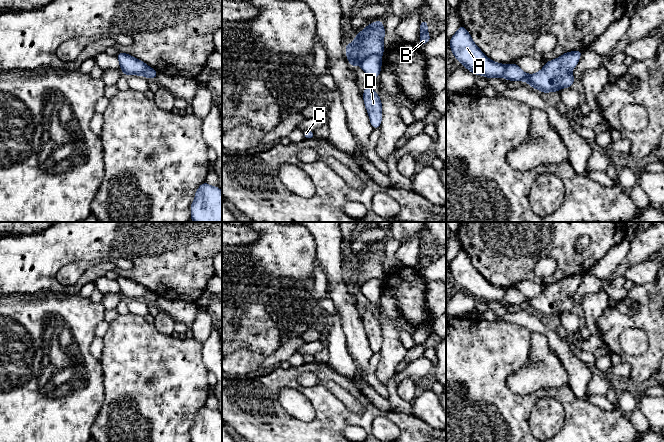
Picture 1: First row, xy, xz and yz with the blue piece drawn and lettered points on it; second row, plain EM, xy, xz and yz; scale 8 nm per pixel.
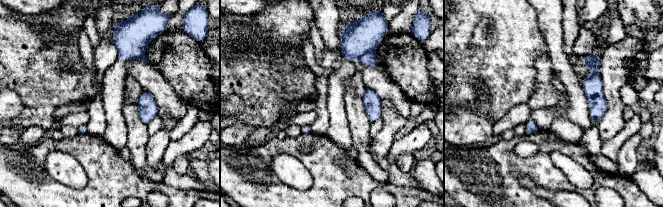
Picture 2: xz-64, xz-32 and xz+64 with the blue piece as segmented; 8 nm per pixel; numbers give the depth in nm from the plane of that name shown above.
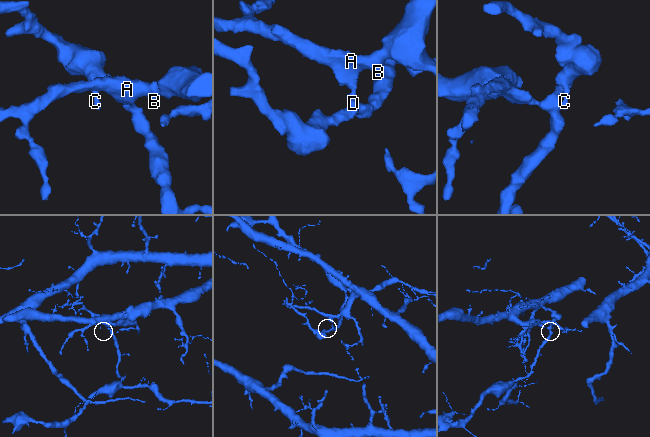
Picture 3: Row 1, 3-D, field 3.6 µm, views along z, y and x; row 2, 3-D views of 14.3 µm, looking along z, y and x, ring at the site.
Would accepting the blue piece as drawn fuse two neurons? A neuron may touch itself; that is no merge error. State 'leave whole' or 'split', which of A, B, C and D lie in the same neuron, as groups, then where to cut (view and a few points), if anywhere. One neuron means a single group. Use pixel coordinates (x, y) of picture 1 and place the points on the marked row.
split; A B / C D; cut in xz along (381, 54), (372, 54), (358, 64)

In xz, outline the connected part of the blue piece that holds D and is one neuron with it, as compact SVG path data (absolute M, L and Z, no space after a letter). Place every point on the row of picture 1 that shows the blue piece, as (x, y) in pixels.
M365 87L363 101L373 129L380 127L382 123L382 101L374 89Z

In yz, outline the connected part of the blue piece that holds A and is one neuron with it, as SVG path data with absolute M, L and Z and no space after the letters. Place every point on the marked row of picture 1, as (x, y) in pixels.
M460 26L449 40L450 49L455 57L467 70L485 78L503 78L506 64L492 61L474 43L470 33Z

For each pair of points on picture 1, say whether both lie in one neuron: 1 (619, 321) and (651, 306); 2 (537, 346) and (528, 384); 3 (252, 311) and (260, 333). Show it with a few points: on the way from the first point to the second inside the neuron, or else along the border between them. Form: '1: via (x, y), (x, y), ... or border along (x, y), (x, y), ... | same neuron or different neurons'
1: via (627, 319), (638, 319), (643, 314) | same neuron
2: via (541, 355), (546, 364), (535, 375) | same neuron
3: via (257, 316), (259, 328) | same neuron

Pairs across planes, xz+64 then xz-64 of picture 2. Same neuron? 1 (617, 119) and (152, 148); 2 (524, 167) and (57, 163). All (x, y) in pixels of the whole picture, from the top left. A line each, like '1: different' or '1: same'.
1: same
2: different

